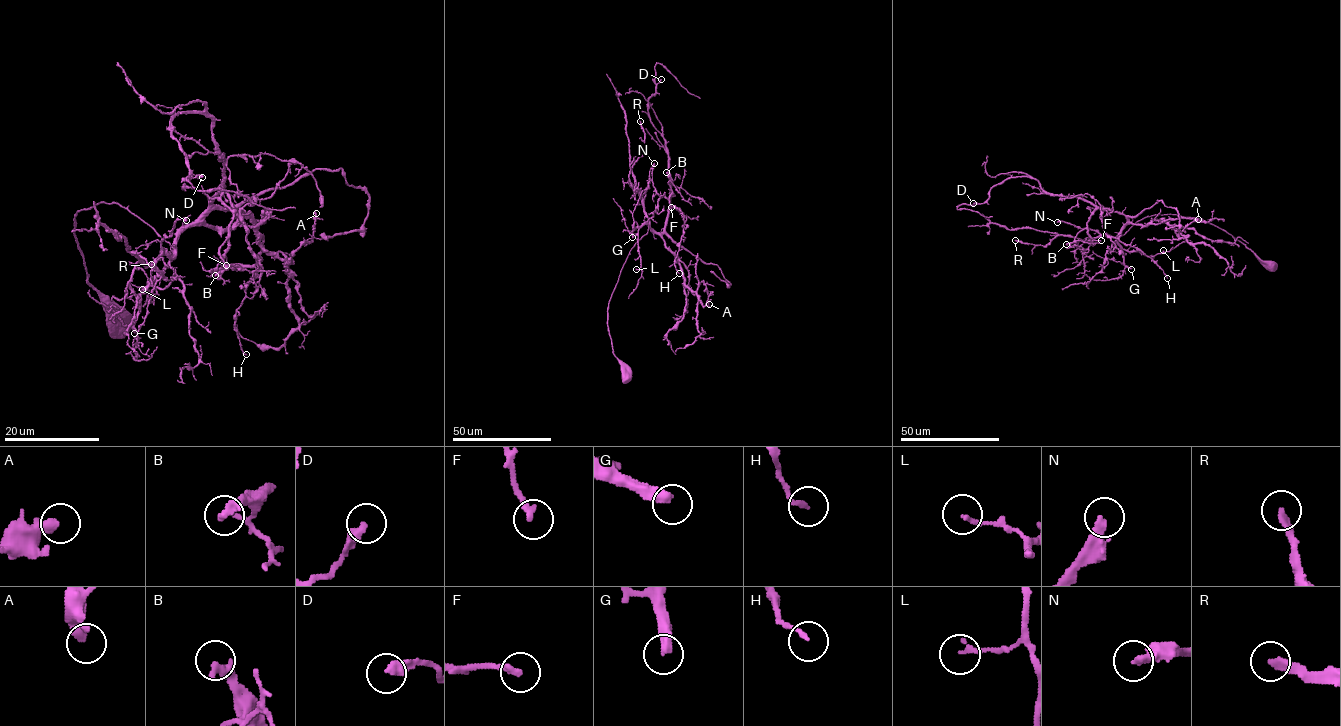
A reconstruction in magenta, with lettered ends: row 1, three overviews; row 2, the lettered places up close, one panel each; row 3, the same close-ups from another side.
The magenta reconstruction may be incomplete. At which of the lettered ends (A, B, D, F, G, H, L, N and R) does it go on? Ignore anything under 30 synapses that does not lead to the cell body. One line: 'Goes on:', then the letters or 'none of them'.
Goes on: G, N

